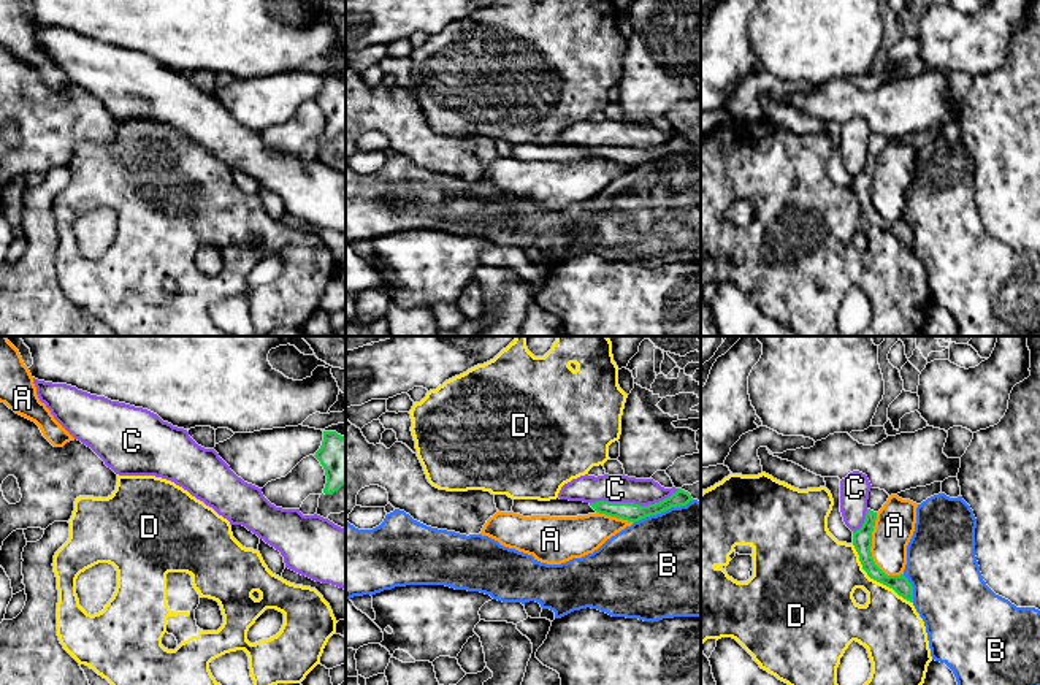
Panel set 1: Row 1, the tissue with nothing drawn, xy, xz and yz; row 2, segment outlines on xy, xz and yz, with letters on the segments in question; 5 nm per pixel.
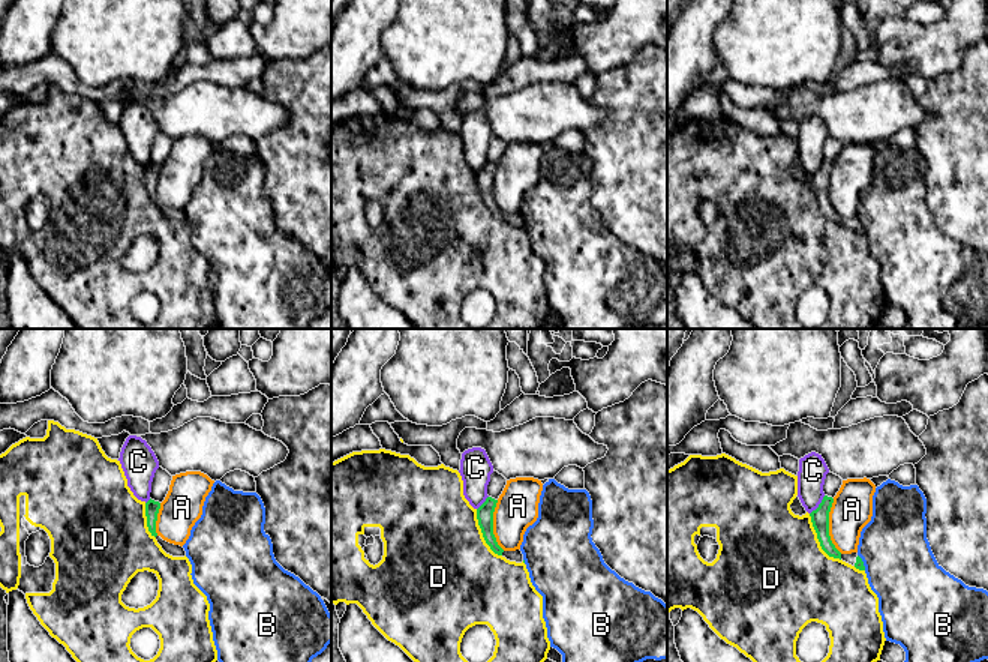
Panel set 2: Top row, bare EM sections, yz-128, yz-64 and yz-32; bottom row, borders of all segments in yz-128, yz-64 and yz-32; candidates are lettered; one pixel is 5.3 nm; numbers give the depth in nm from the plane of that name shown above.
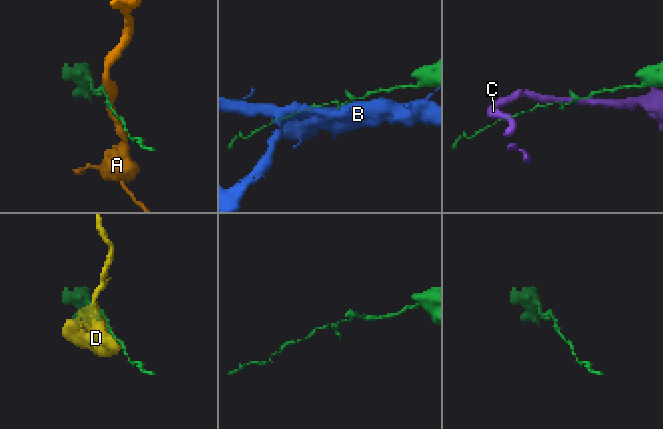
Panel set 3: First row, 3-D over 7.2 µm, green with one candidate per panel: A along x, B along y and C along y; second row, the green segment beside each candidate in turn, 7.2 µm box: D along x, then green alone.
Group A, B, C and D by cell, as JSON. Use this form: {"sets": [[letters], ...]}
{"sets": [["A"], ["B"], ["C"], ["D"]]}

